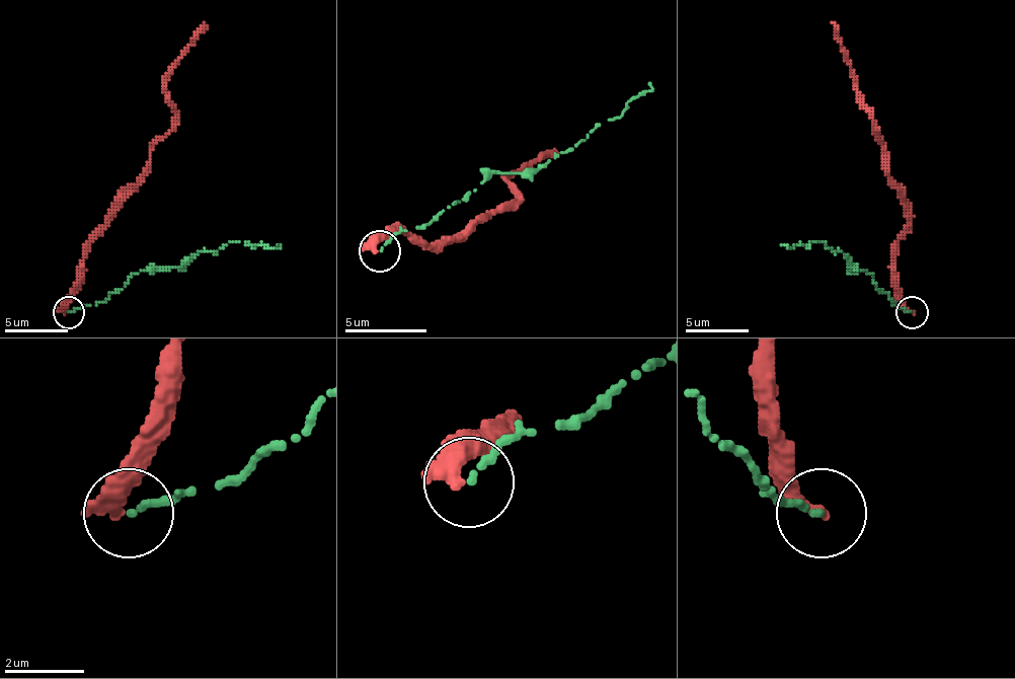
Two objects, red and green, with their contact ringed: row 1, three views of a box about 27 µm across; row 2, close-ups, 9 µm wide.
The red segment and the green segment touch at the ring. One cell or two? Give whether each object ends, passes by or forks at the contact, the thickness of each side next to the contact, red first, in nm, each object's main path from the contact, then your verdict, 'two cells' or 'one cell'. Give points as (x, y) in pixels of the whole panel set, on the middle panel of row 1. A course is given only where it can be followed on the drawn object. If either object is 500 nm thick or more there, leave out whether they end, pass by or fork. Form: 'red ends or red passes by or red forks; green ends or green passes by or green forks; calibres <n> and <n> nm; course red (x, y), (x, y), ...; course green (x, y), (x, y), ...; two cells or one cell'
red ends; green ends; calibres 400 and 180 nm; course red (379, 250), (391, 229), (427, 246), (445, 246), (515, 201), (519, 197), (505, 180), (555, 147); course green (379, 250), (403, 229), (423, 229), (473, 193), (493, 172), (531, 172), (555, 159), (617, 119), (649, 81); two cells

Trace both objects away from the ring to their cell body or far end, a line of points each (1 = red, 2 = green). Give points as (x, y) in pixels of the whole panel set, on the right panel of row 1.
1: (911, 311), (894, 283), (894, 244), (908, 223), (908, 201), (891, 181), (885, 150), (832, 22)
2: (911, 311), (894, 305), (866, 270), (851, 267), (841, 251), (822, 241), (781, 244)

